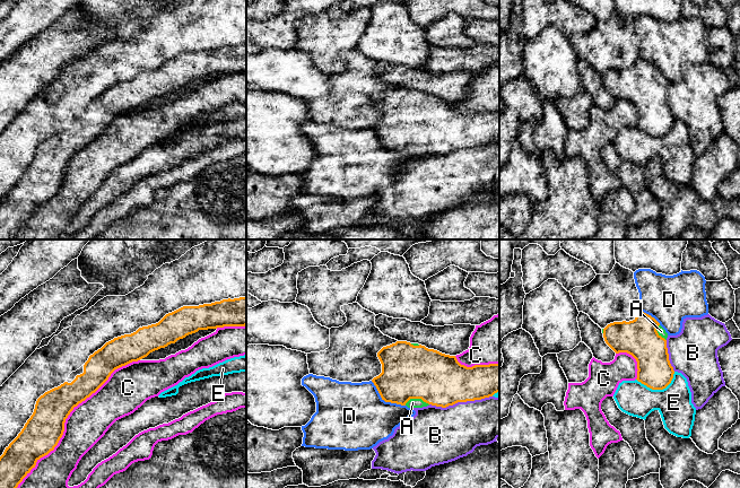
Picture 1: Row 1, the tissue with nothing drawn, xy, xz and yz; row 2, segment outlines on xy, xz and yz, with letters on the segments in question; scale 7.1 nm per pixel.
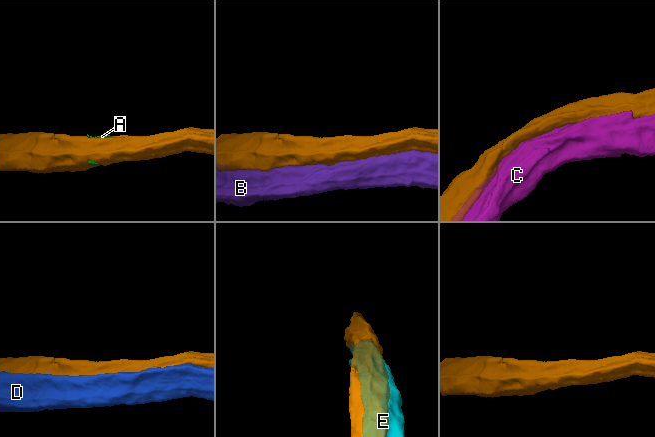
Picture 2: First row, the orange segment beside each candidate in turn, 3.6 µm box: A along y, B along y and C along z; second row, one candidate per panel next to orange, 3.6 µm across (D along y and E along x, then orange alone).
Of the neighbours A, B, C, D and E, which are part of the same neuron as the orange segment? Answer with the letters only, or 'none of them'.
A

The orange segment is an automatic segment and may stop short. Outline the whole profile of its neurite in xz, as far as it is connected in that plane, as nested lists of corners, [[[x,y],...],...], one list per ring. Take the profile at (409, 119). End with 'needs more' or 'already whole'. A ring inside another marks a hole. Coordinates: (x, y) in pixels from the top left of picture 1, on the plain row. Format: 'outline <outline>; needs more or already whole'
outline [[[407,88],[383,94],[377,104],[382,120],[372,129],[385,149],[446,155],[499,139],[499,111],[467,114],[455,103]]]; needs more

